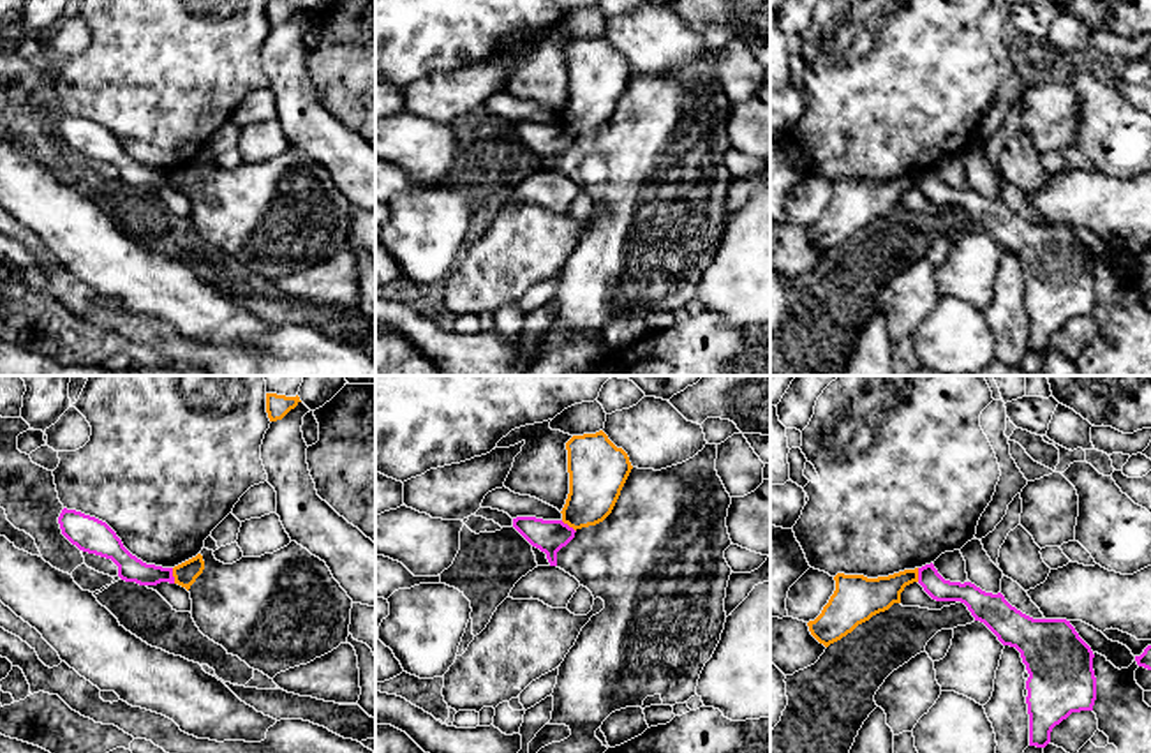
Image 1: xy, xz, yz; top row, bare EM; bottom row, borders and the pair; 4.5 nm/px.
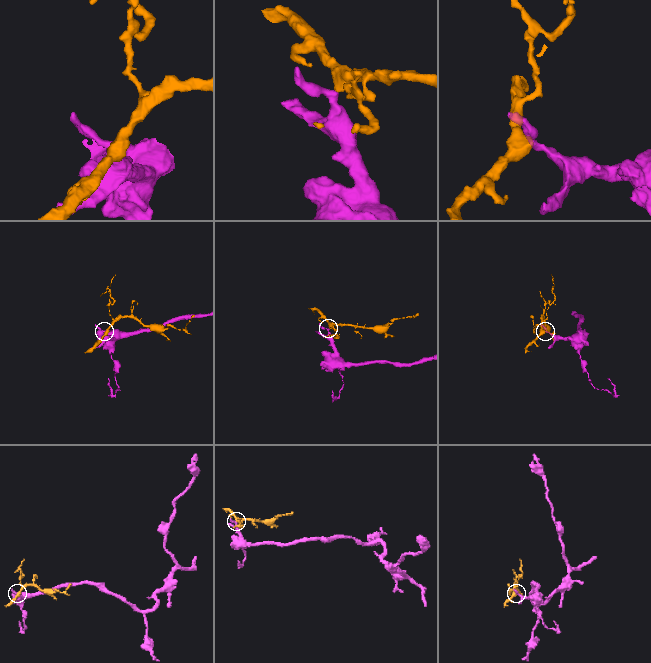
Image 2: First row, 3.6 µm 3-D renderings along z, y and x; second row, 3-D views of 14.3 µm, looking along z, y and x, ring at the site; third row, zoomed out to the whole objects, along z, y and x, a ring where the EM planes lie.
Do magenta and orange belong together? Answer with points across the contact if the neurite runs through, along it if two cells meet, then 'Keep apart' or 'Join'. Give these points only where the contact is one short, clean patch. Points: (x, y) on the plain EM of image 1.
Boundary: xy (171, 173), (175, 187). Keep apart

